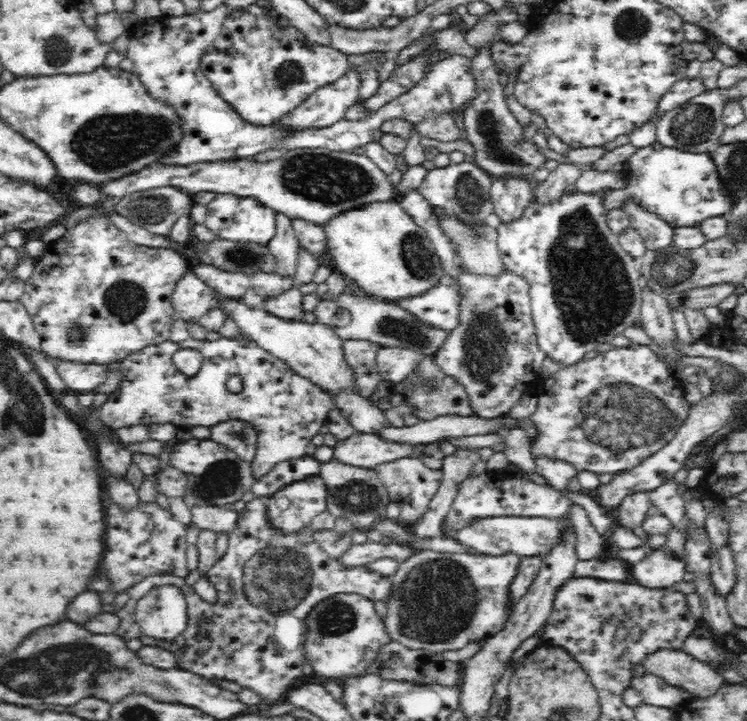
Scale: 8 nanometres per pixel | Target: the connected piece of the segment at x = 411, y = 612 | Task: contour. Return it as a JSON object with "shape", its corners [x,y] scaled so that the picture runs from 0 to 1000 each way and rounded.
{"shape":[[[568,760],[533,781],[533,791],[521,802],[521,827],[514,832],[517,849],[509,856],[519,888],[548,900],[576,904],[613,902],[628,889],[640,889],[675,874],[684,856],[691,831],[685,828],[685,806],[697,773],[680,767],[648,771],[643,767],[600,767]]]}

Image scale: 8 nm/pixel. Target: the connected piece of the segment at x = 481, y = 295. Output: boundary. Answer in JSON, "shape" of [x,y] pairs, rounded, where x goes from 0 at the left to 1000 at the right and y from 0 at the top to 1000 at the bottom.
{"shape":[[[602,330],[602,340],[608,345],[608,355],[613,369],[610,383],[597,381],[594,391],[605,395],[613,406],[613,447],[605,458],[597,459],[594,472],[578,491],[580,503],[627,545],[627,555],[635,573],[643,577],[669,577],[689,562],[701,546],[710,530],[722,524],[719,513],[732,491],[723,485],[716,452],[710,436],[707,413],[707,393],[688,376],[672,372],[661,377],[629,377],[614,355],[614,338]]]}

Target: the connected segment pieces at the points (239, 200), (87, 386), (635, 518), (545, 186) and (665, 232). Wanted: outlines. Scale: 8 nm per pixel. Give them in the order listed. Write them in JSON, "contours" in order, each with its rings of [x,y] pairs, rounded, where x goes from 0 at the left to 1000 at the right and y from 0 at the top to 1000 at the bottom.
{"contours":[[[[288,268],[286,275],[274,284],[278,291],[274,312],[292,330],[304,330],[305,333],[341,333],[343,336],[357,337],[367,325],[368,291],[351,283],[344,275]]],[[[78,501],[76,505],[71,502],[76,509],[76,516],[91,535],[91,538],[96,540],[99,544],[110,544],[110,542],[127,542],[147,519],[145,516],[145,505],[120,505],[120,503],[102,503],[102,502],[88,502],[88,501]]],[[[854,680],[842,684],[823,706],[829,730],[846,735],[857,730],[865,716],[874,707],[869,691],[870,681]]],[[[764,222],[763,227],[752,225],[752,227],[748,227],[742,236],[736,237],[731,250],[716,257],[718,276],[734,277],[734,275],[750,272],[758,258],[767,254],[783,233],[784,230],[767,222]]],[[[849,283],[835,286],[835,288],[841,290],[839,295],[847,304],[847,313],[863,333],[863,340],[869,347],[885,347],[884,344],[902,340],[904,316],[894,308],[873,297],[873,293],[867,294]]]]}

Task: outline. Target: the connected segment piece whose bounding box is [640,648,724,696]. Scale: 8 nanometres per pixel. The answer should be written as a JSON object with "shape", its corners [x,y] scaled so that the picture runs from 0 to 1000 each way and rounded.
{"shape":[[[881,899],[876,904],[859,907],[857,921],[866,933],[878,935],[897,949],[913,951],[926,965],[948,965],[969,947],[965,931],[948,918],[932,915],[914,902]]]}

